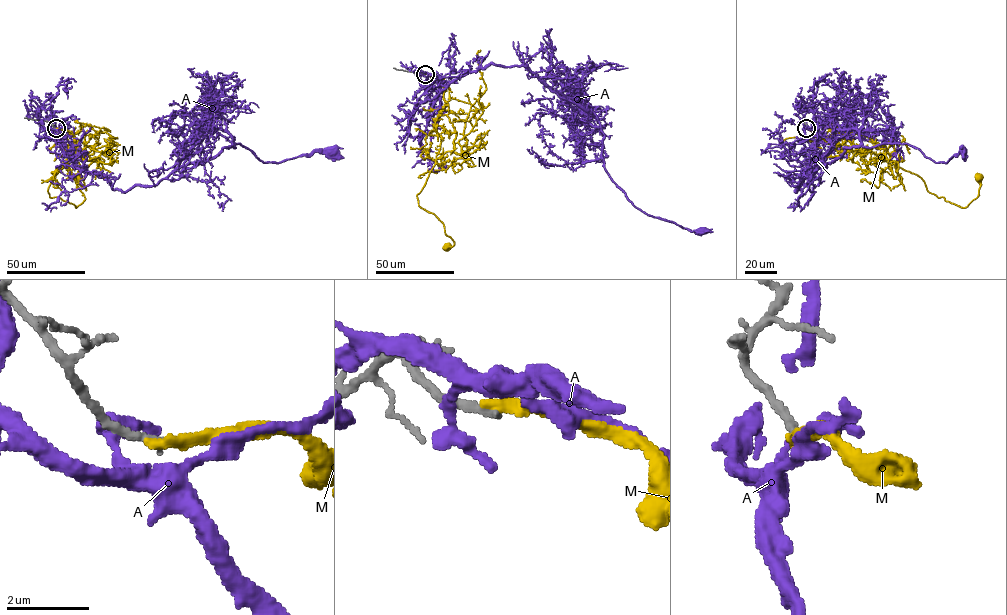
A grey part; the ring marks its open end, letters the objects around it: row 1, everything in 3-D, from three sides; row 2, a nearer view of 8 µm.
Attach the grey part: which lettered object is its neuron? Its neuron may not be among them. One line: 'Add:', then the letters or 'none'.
Add: none

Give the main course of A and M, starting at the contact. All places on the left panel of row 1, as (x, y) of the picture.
A: (54, 128), (71, 145), (77, 167), (103, 174), (123, 192), (156, 185), (233, 143), (263, 162), (331, 152)
M: (56, 128), (87, 152), (70, 155), (49, 196), (77, 207), (85, 199), (78, 177)

